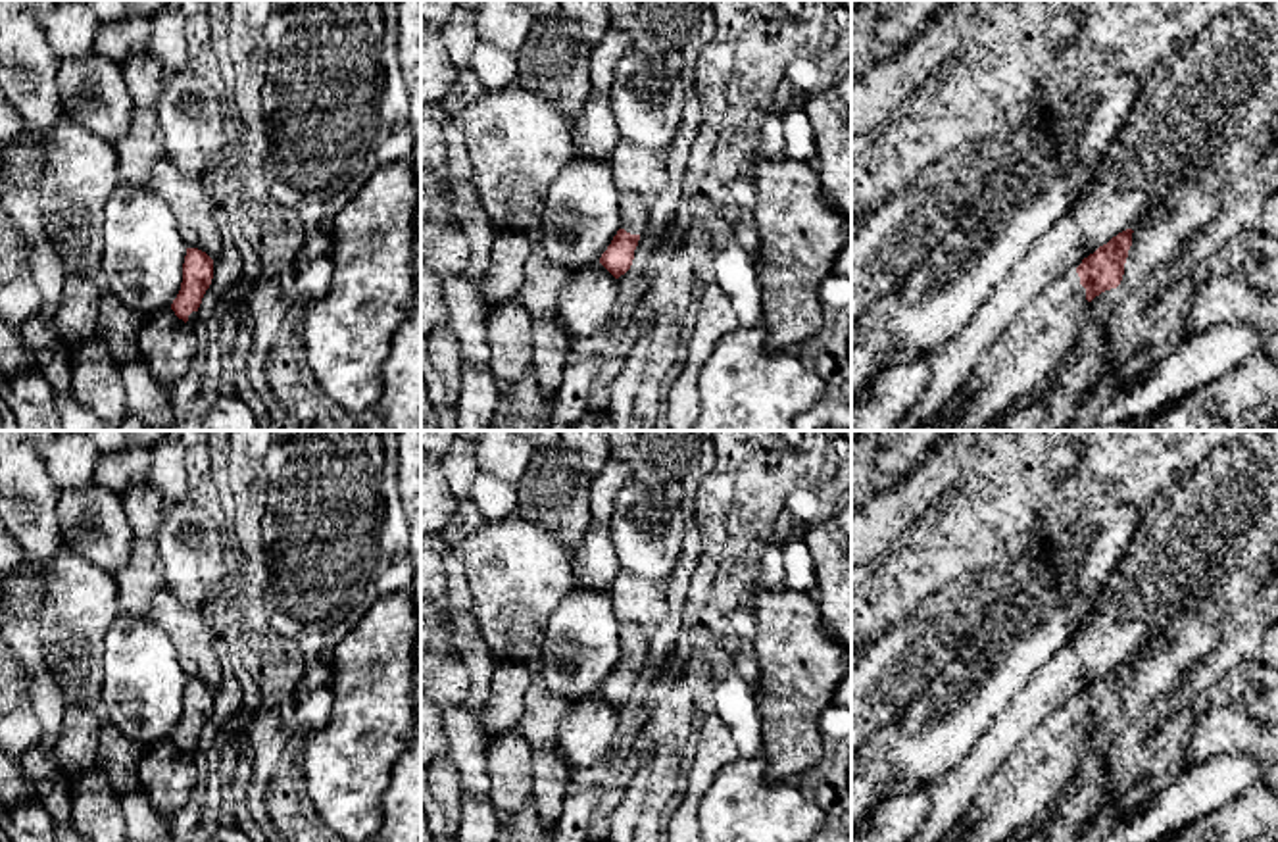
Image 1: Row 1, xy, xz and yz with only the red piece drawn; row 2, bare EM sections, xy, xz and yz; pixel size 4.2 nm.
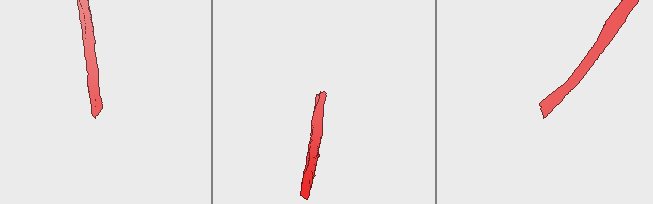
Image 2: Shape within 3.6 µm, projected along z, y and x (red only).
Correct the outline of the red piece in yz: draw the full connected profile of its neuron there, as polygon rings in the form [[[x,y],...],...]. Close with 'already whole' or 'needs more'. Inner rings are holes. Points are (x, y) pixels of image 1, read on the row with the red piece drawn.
[[[1118,233],[1069,271],[1063,302],[1042,292],[1017,315],[938,413],[940,431],[986,431],[1003,411],[1053,377],[1072,350],[1088,304],[1120,285],[1132,233]]]; needs more

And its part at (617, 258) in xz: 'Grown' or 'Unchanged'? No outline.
Grown

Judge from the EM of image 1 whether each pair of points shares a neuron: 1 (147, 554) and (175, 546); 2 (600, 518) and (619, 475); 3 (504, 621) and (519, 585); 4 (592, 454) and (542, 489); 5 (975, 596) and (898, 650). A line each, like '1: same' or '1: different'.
1: different
2: same
3: same
4: different
5: same

